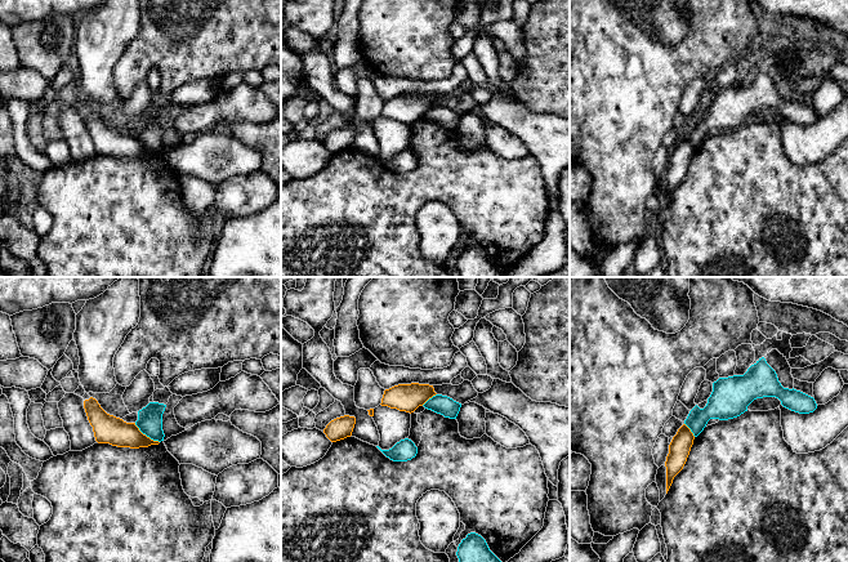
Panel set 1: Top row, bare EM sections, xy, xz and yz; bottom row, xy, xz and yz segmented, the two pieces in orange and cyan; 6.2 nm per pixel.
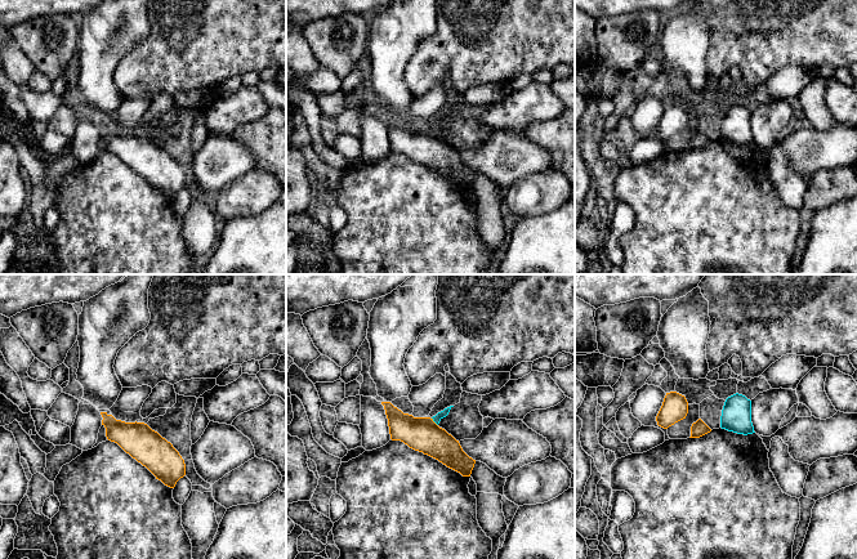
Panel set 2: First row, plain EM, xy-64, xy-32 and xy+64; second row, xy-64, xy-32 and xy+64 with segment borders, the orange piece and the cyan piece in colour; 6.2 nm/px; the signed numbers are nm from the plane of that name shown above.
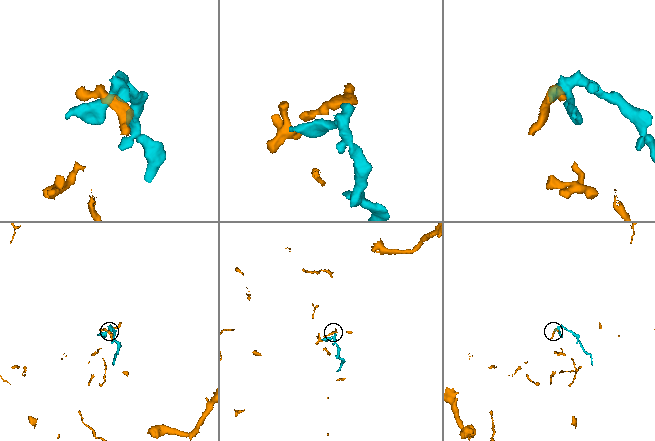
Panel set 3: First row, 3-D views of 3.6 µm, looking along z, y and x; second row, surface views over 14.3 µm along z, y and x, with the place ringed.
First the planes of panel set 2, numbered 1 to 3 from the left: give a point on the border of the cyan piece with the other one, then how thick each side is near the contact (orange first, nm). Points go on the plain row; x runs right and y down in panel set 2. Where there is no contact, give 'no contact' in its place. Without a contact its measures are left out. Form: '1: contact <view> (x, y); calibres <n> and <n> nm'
1: no contact
2: contact xy-32 (433, 133); calibres 220 and 50 nm
3: no contact

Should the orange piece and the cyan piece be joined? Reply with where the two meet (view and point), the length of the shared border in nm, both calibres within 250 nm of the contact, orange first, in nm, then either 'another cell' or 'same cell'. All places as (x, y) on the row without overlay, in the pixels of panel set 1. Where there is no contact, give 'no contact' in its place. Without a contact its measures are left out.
meets orange in xy at (144, 146); contact 200 nm long; 180 nm thick on the orange side, 160 nm on the other; another cell

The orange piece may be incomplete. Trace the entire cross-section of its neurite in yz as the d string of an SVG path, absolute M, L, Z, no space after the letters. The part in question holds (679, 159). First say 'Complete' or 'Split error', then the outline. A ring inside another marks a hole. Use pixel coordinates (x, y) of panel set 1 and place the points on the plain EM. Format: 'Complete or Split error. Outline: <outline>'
Complete. Outline: M683 135L669 156L669 165L666 168L666 205L673 195L674 188L683 180L695 147L691 140Z

